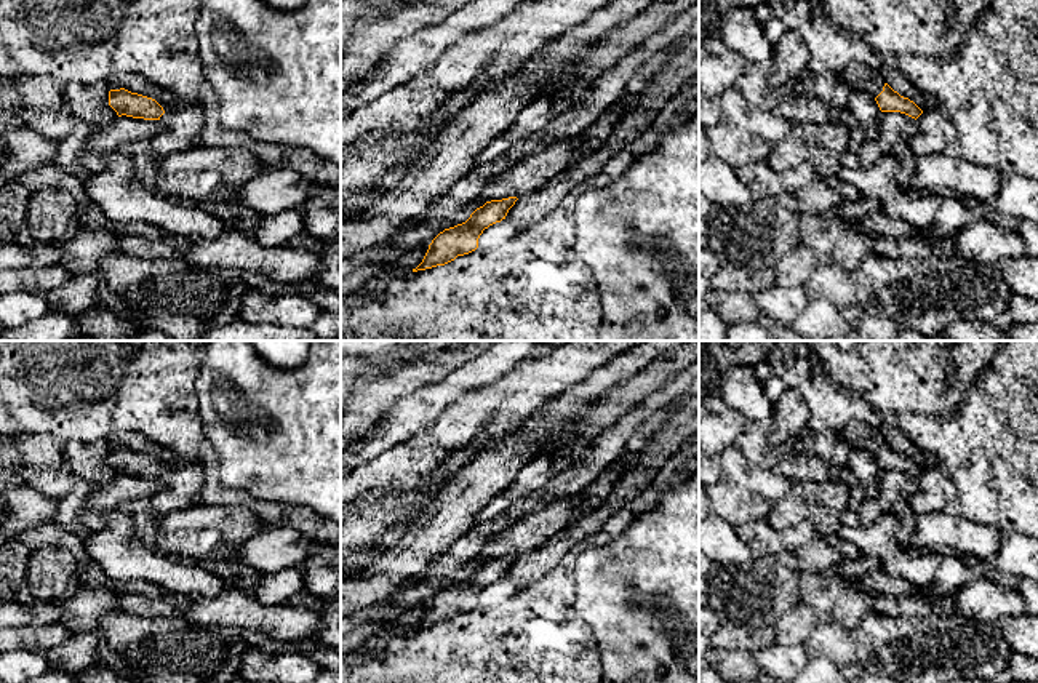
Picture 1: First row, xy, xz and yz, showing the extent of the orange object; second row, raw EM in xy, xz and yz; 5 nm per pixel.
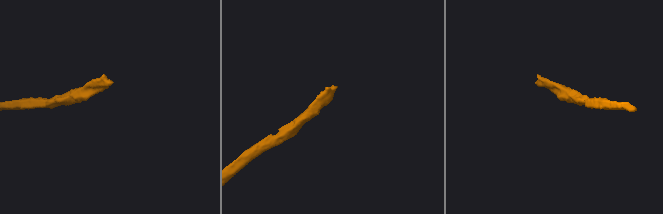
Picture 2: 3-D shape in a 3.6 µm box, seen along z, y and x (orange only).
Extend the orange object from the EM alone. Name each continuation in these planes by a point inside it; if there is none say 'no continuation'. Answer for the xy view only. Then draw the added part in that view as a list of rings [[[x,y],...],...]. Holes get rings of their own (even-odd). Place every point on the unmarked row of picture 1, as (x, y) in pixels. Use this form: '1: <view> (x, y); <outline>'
no continuation

